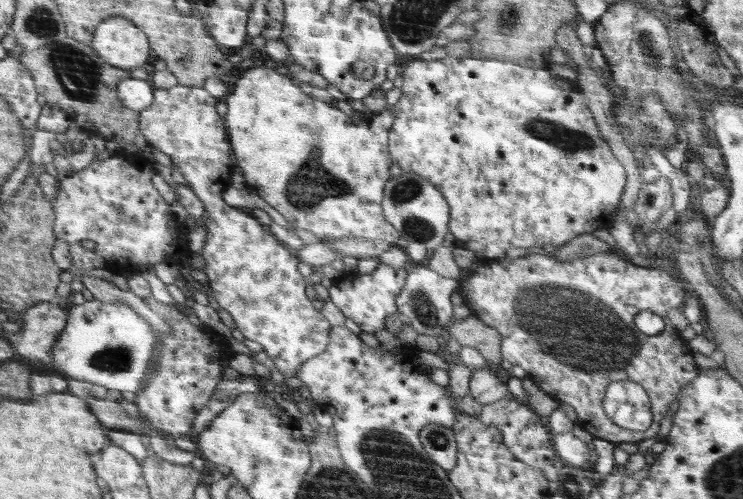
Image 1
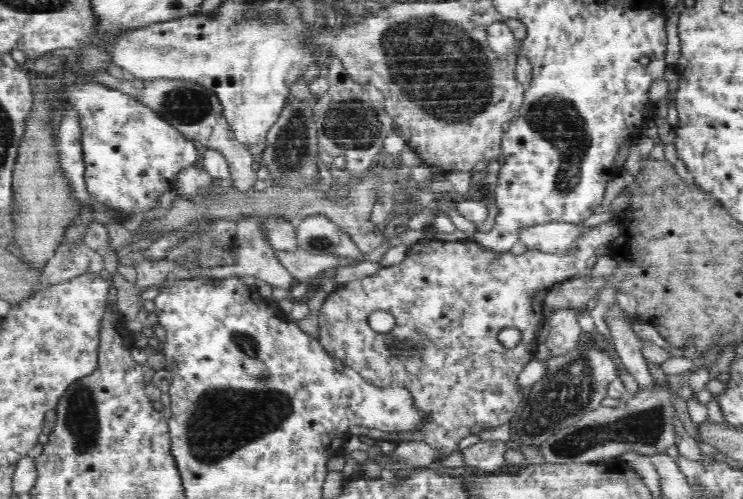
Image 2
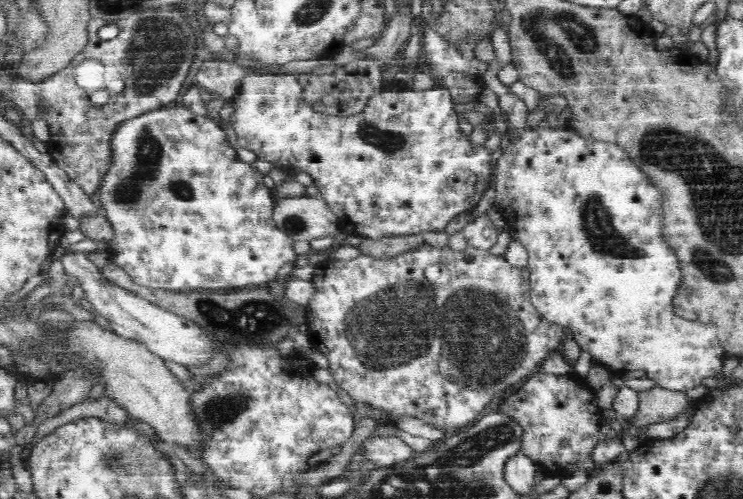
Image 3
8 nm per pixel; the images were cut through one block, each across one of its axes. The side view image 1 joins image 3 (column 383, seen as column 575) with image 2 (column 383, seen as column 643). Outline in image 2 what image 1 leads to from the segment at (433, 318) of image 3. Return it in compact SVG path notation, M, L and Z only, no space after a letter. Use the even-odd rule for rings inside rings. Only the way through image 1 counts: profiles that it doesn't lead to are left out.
M613 220L599 224L597 227L590 229L588 232L582 233L569 248L569 251L565 253L545 253L536 249L526 249L524 253L520 255L514 255L512 253L500 254L500 257L496 257L493 252L481 248L476 242L470 240L462 241L438 241L435 238L427 238L424 236L415 245L413 245L407 252L406 258L400 264L395 266L388 266L388 268L381 268L374 274L374 276L366 276L365 278L358 278L353 282L348 282L344 285L340 285L340 288L327 296L326 302L322 304L320 313L318 314L318 323L320 325L320 337L319 342L321 346L334 355L334 358L340 359L346 363L350 368L358 371L368 382L398 382L398 386L406 386L406 390L409 390L415 399L415 404L422 412L425 412L426 422L425 426L422 426L421 430L408 430L405 432L384 432L375 428L366 428L362 426L354 426L350 430L350 434L364 435L368 438L373 438L376 441L387 440L388 442L394 442L396 444L401 442L410 441L422 441L434 448L438 448L443 454L450 455L456 450L456 444L460 442L460 438L466 438L470 434L480 434L482 430L488 430L488 428L498 428L502 424L509 423L514 416L520 411L520 407L524 403L524 398L528 390L520 389L518 385L518 376L522 372L522 369L534 359L534 354L538 350L539 344L536 342L539 329L545 322L544 318L544 302L548 292L552 290L552 286L556 282L564 282L570 279L574 279L576 274L587 273L587 262L594 257L594 250L604 245L614 245L616 238L620 236L620 226L614 224ZM376 311L386 311L392 314L396 319L396 326L386 332L386 334L380 334L380 332L374 332L368 324L368 316ZM504 328L516 328L520 330L522 340L516 348L508 349L504 347L499 341L498 336L500 330Z

